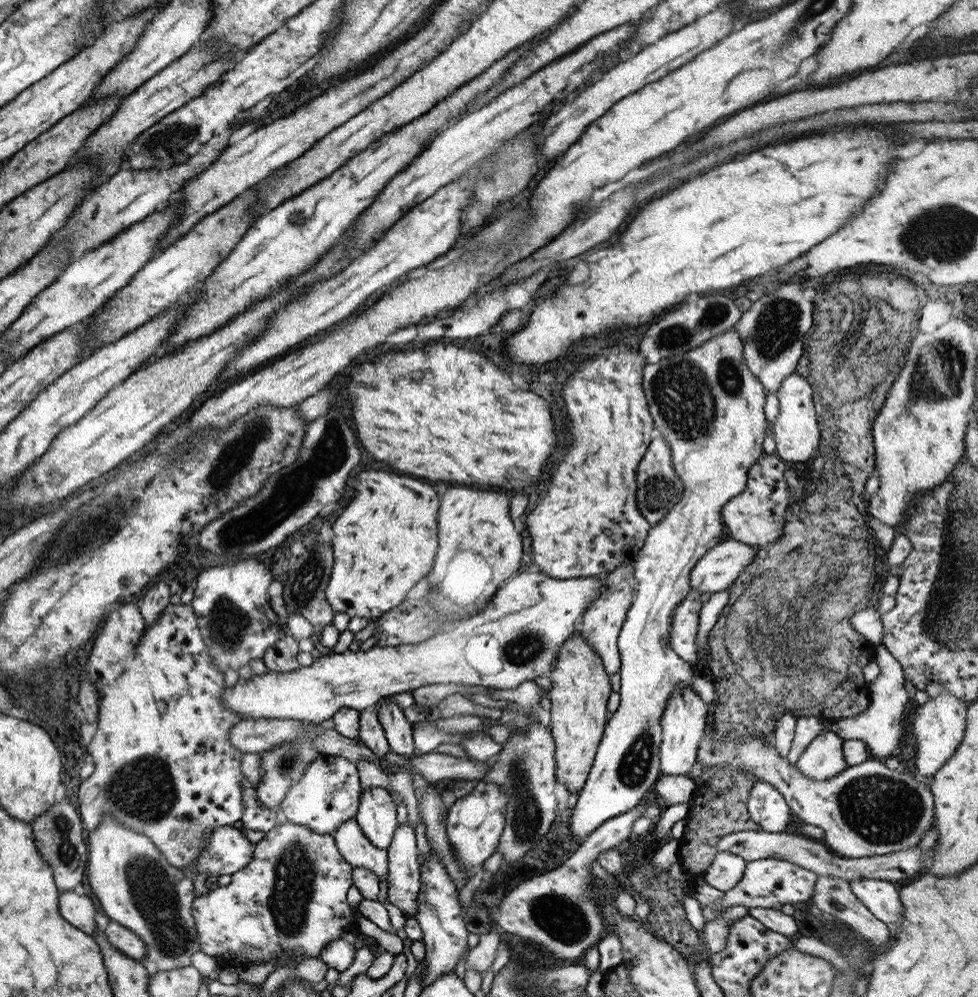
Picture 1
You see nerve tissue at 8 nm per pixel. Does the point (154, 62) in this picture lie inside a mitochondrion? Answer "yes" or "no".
no

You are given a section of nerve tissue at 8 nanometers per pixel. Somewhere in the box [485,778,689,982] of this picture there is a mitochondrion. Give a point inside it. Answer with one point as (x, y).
(566, 924)

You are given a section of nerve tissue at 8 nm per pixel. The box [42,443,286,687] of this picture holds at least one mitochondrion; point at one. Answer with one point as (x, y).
(105, 523)

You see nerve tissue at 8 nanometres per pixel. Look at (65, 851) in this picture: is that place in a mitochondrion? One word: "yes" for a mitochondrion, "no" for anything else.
yes

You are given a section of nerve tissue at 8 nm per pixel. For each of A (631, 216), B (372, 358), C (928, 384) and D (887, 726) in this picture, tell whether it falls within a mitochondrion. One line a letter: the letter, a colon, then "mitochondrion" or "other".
A: other
B: other
C: mitochondrion
D: other

